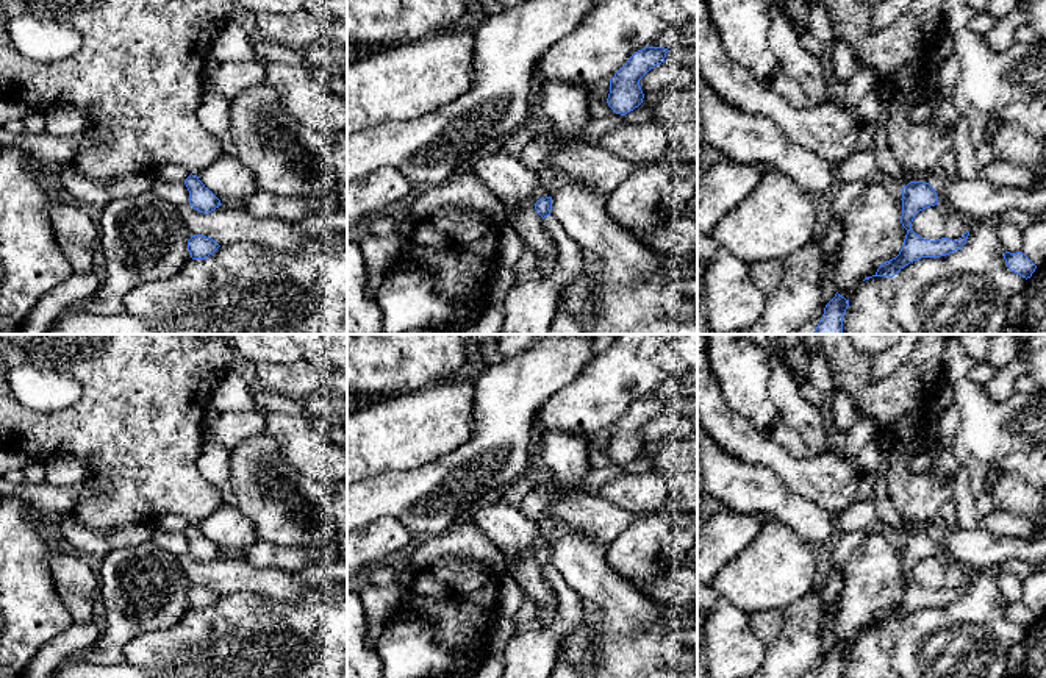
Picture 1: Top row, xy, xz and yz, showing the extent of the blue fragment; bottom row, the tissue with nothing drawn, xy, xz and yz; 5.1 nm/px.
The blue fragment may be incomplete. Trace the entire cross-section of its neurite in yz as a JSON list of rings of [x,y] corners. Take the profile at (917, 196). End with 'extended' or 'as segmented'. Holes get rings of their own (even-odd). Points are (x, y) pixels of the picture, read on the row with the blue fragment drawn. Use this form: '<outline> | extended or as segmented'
[[[910,181],[902,187],[902,216],[901,223],[907,230],[904,245],[899,255],[880,264],[872,277],[893,278],[901,269],[921,258],[940,258],[960,250],[969,236],[966,231],[960,239],[941,237],[937,241],[924,239],[912,230],[915,216],[930,206],[938,205],[938,197],[929,183]]] | as segmented

